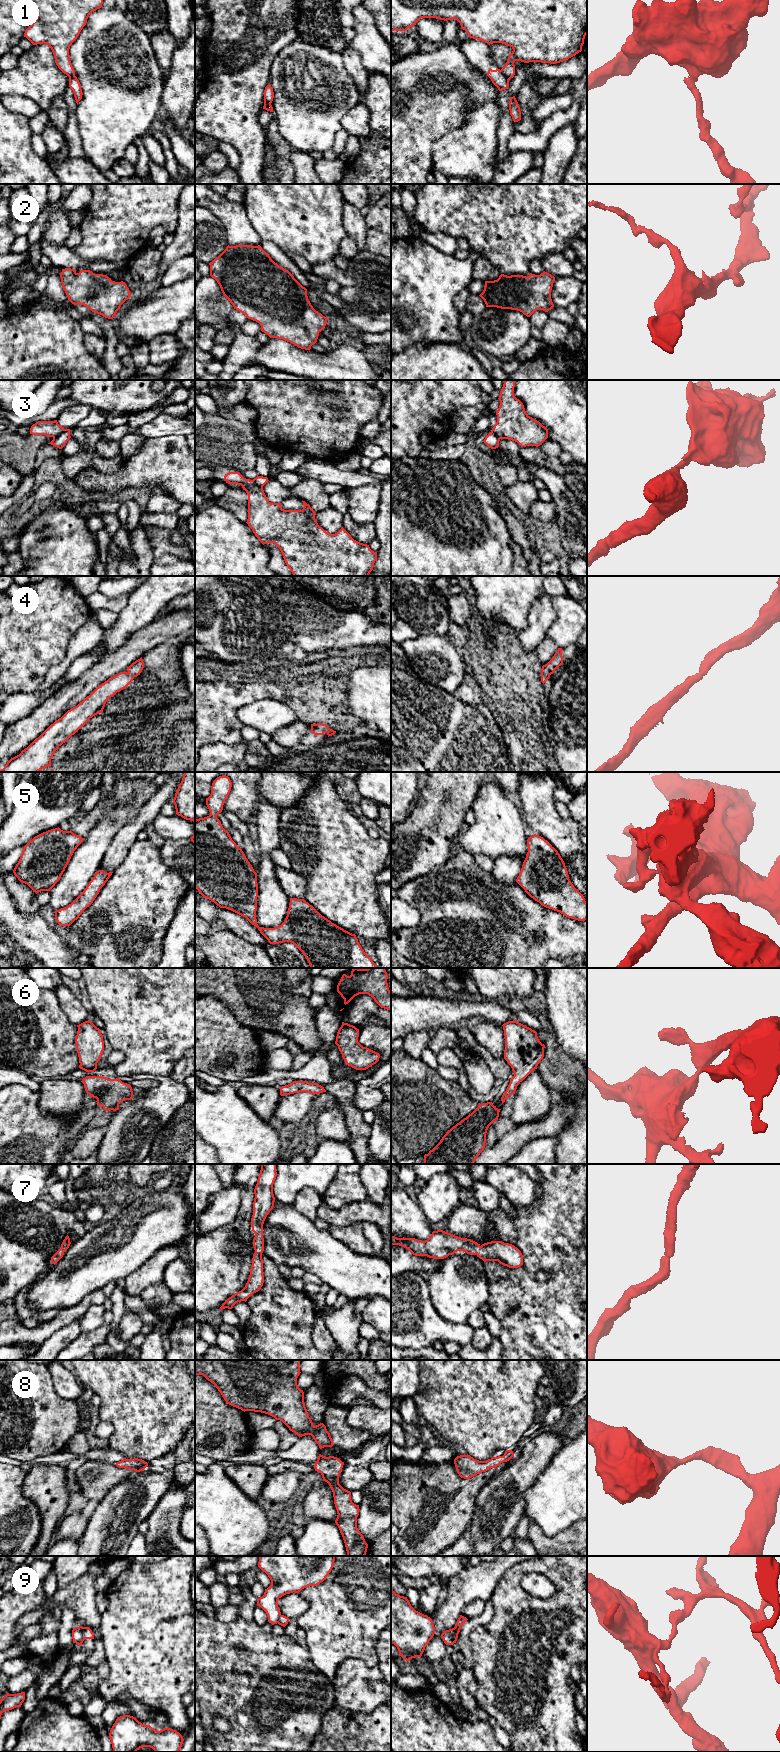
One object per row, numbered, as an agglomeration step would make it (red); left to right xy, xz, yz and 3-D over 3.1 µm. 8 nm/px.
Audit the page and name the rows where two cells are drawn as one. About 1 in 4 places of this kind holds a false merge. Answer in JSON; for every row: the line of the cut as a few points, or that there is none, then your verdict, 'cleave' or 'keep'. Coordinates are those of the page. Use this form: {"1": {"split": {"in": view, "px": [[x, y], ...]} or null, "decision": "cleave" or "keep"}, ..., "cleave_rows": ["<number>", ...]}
{"1": {"split": {"in": "yz", "px": [[500, 70], [509, 79]]}, "decision": "cleave"}, "2": {"split": null, "decision": "keep"}, "3": {"split": {"in": "xy", "px": [[69, 430], [63, 431], [53, 438]]}, "decision": "cleave"}, "4": {"split": null, "decision": "keep"}, "5": {"split": null, "decision": "keep"}, "6": {"split": null, "decision": "keep"}, "7": {"split": null, "decision": "keep"}, "8": {"split": null, "decision": "keep"}, "9": {"split": {"in": "xy", "px": [[81, 1627], [84, 1639]]}, "decision": "cleave"}, "cleave_rows": ["1", "3", "9"]}

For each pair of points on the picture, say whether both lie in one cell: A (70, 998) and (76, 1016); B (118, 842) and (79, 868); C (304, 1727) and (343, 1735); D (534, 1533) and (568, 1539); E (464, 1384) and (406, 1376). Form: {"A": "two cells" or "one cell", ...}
{"A": "one cell", "B": "two cells", "C": "two cells", "D": "one cell", "E": "two cells"}

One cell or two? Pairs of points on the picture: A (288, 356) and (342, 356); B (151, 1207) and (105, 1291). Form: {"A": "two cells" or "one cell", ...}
{"A": "one cell", "B": "two cells"}

